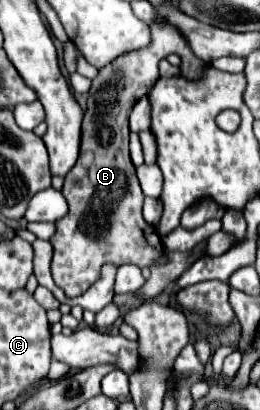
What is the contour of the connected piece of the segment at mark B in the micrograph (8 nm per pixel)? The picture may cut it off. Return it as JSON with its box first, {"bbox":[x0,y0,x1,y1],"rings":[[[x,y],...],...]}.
{"bbox":[51,18,209,302],"rings":[[[163,18],[151,24],[151,42],[141,48],[127,52],[99,70],[91,80],[91,90],[87,98],[87,110],[81,126],[81,152],[77,164],[65,176],[63,196],[69,204],[69,212],[63,220],[57,220],[57,232],[51,238],[53,262],[51,272],[55,284],[65,292],[67,298],[81,296],[99,280],[101,266],[113,264],[135,264],[141,270],[149,270],[149,278],[143,288],[135,292],[139,302],[157,298],[171,282],[175,282],[191,264],[205,258],[207,242],[199,242],[189,252],[169,252],[165,250],[157,230],[145,222],[141,214],[143,192],[135,176],[135,166],[129,158],[129,114],[137,100],[145,96],[159,78],[159,60],[170,54],[181,58],[181,73],[189,80],[203,78],[209,64],[197,58],[185,40],[185,36]]]}

